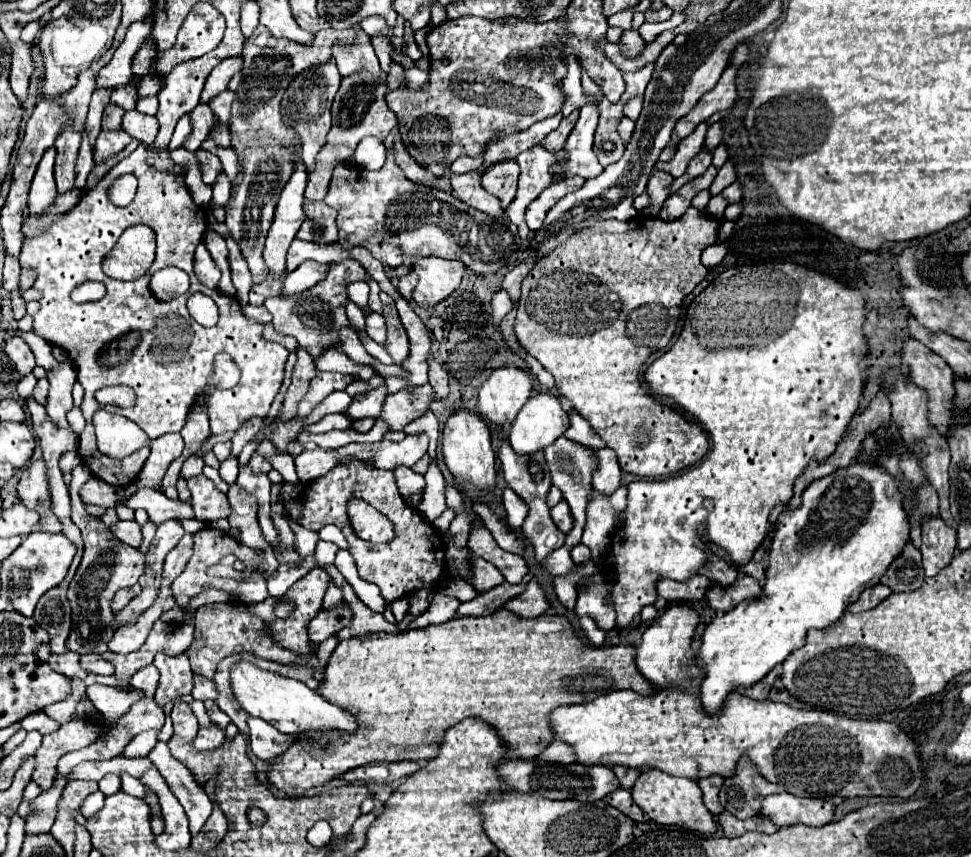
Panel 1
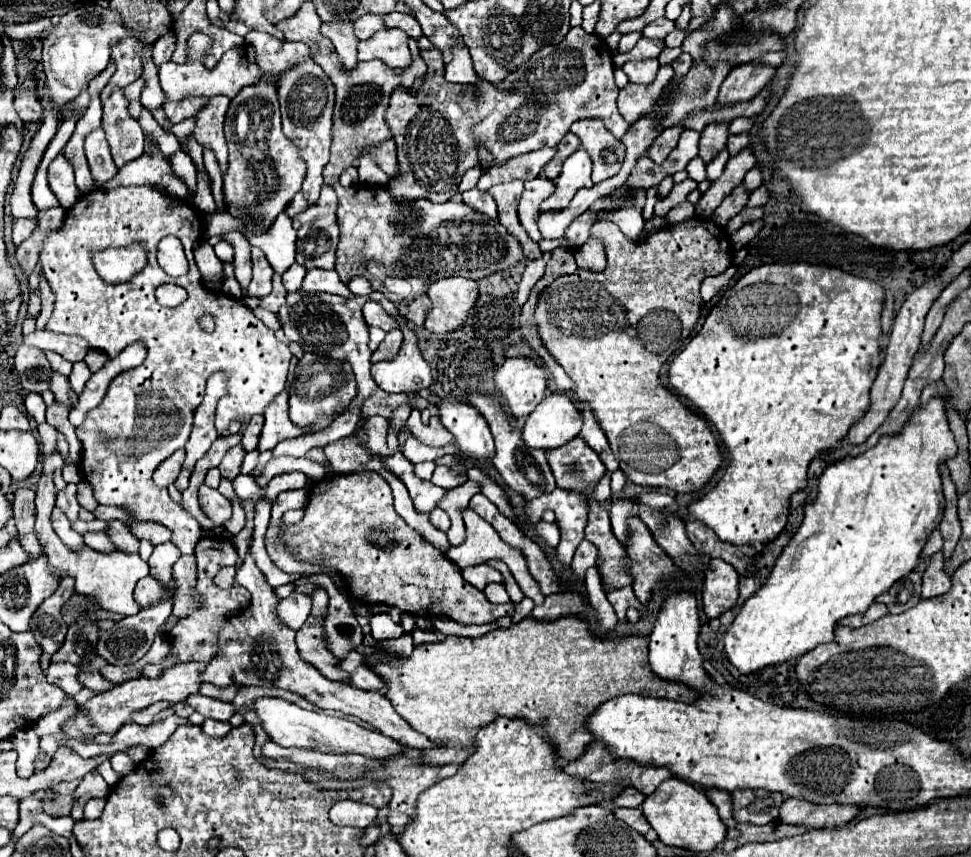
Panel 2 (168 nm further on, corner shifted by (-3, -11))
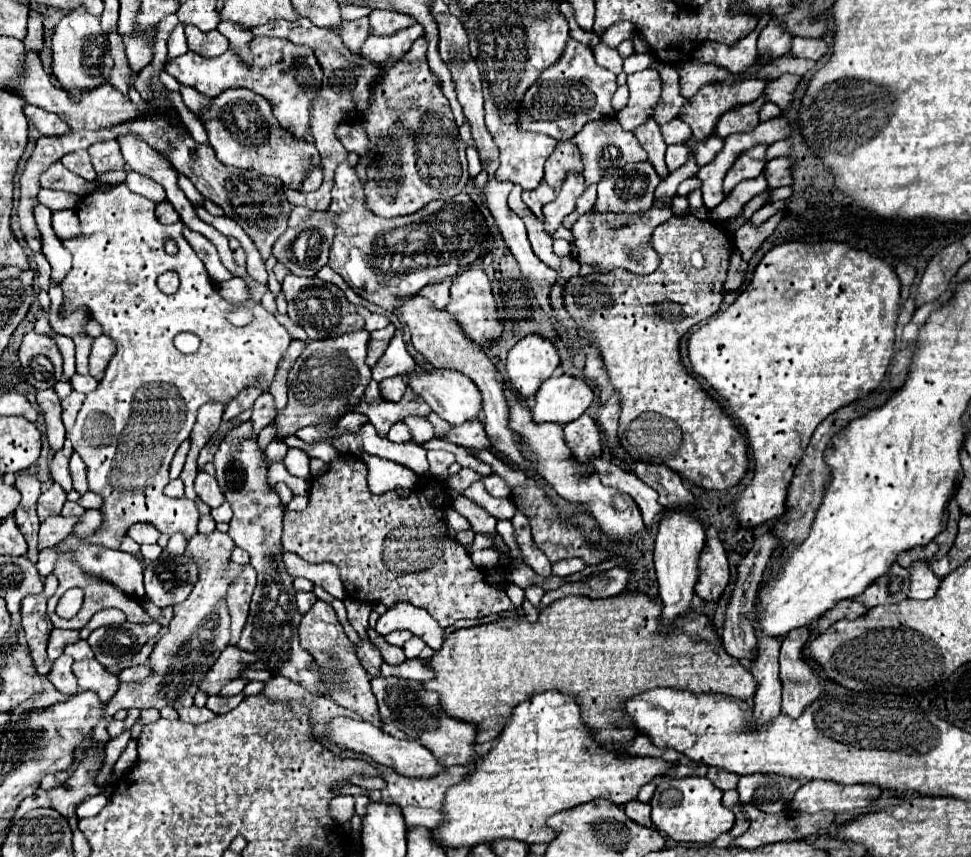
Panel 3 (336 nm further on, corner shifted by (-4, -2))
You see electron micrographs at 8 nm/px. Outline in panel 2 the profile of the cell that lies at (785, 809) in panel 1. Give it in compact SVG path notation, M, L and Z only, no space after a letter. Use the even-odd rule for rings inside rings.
M785 799L779 819L789 825L803 825L807 829L827 829L847 825L859 811L859 805L817 805L801 799Z

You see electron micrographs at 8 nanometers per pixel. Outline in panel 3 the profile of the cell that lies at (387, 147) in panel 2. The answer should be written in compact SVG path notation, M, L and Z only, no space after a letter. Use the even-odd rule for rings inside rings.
M358 122L338 126L338 138L342 140L342 144L348 152L356 152L360 156L370 152L370 146L372 146L370 136L366 134L366 130Z

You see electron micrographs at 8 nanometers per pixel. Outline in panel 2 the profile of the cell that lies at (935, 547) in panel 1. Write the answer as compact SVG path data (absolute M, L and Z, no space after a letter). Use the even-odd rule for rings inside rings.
M935 553L923 573L923 591L921 599L931 599L943 595L951 587L951 579L943 571L943 555Z

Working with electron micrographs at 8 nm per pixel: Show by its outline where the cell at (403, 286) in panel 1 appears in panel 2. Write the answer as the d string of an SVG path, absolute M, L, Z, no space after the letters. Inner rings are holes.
M421 295L407 307L407 321L411 325L423 325L427 313L429 313L429 297Z

